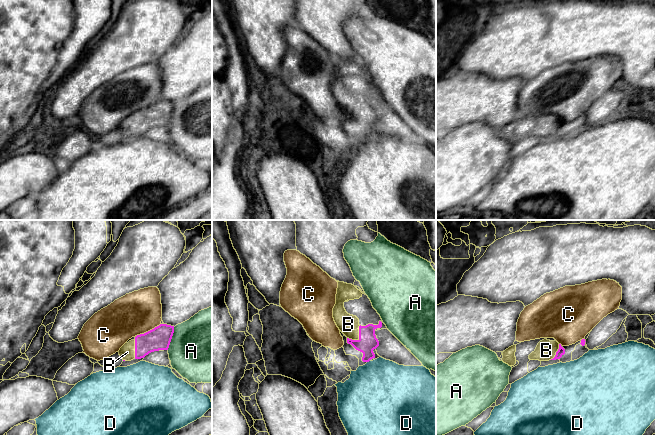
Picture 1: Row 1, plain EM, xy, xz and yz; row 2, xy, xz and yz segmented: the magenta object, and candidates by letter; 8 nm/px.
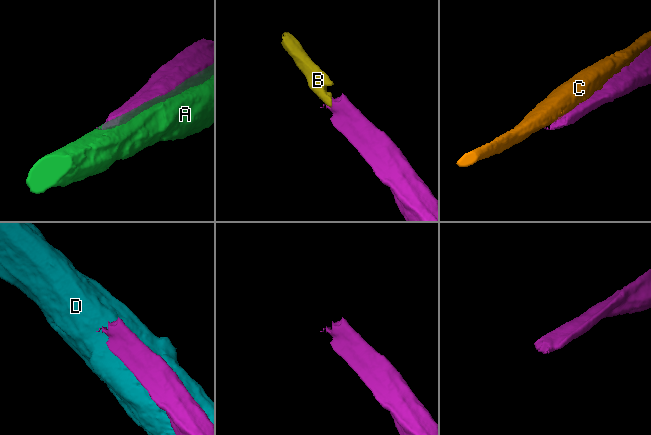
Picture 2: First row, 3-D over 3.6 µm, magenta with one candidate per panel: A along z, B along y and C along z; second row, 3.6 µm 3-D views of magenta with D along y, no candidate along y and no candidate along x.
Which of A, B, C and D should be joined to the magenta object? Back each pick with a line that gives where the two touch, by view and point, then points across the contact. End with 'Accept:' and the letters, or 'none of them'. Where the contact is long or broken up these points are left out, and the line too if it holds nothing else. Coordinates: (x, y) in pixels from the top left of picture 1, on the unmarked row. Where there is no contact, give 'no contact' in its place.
B: xz (359, 113) | across xz (367, 118), (359, 113), (348, 100)
Accept: B

